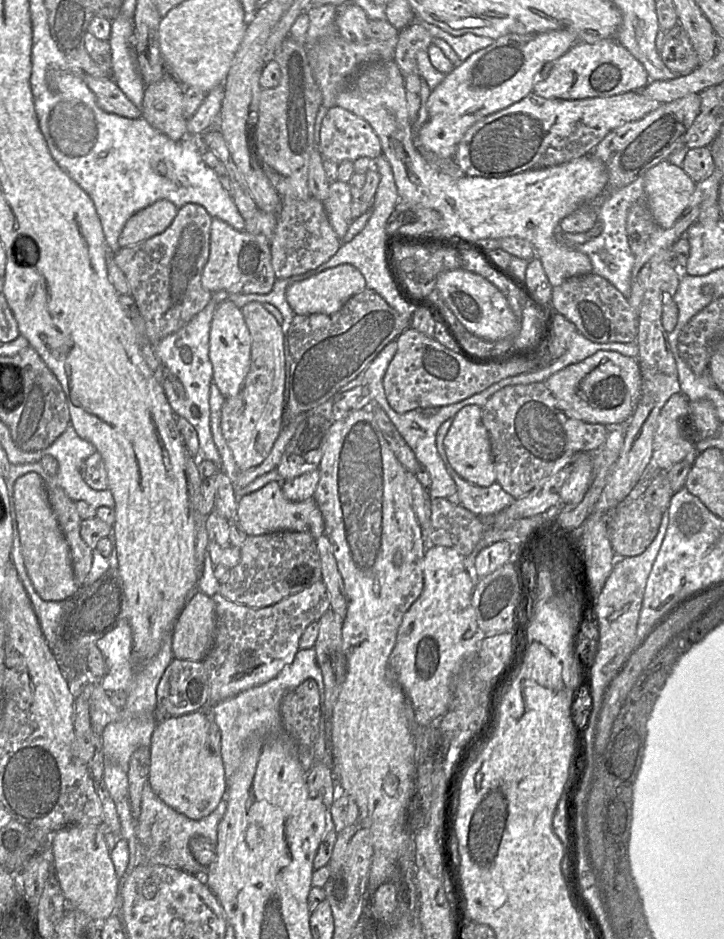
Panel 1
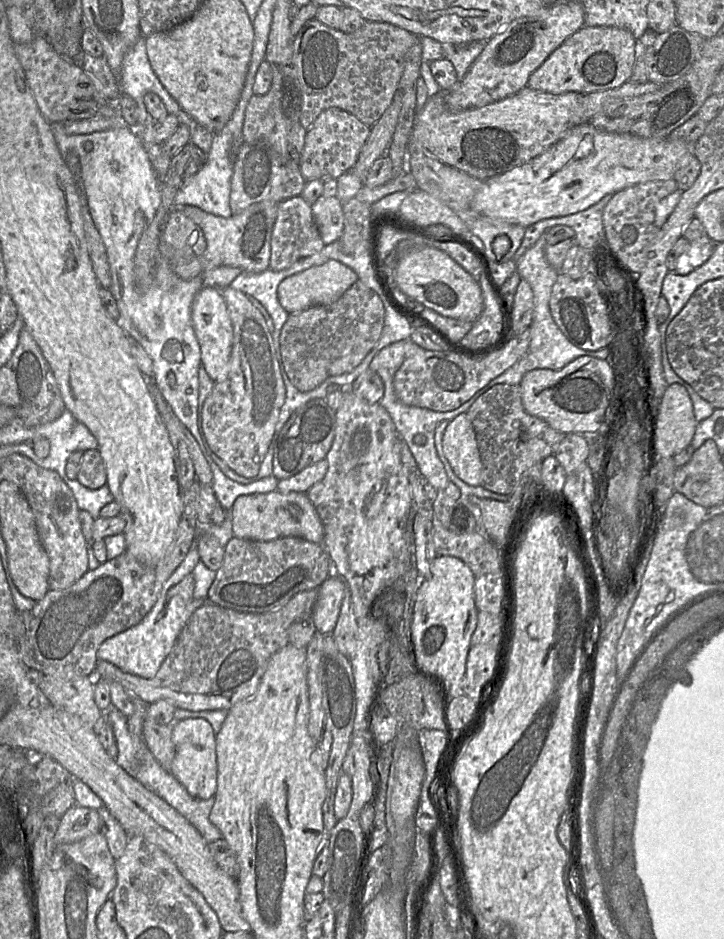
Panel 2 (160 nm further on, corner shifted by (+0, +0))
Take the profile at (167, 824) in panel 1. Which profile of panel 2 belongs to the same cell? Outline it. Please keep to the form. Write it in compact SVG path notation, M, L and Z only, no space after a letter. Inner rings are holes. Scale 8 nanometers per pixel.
M112 703L109 707L107 719L113 729L117 743L118 753L115 760L119 766L147 789L175 808L199 831L207 843L223 838L219 829L213 825L209 819L212 807L215 803L215 796L208 799L192 797L177 779L158 763L152 752L147 748L143 737L131 737L127 727L127 716L113 706Z

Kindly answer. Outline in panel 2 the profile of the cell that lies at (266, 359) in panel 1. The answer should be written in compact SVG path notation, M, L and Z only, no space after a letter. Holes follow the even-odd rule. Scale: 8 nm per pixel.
M230 286L224 287L220 289L222 296L225 300L228 313L231 319L232 327L233 327L233 343L232 343L232 351L229 361L229 368L227 372L227 376L223 381L217 381L214 383L214 387L210 393L210 395L204 401L204 405L201 412L201 424L204 431L205 439L210 447L210 449L219 456L233 471L237 474L244 477L254 477L259 472L261 463L268 451L271 439L274 434L275 426L278 421L280 410L284 405L286 398L286 388L284 385L284 381L282 378L282 374L280 371L280 367L278 364L278 360L275 354L275 348L273 344L273 338L268 326L266 324L265 318L261 314L261 312L253 306L253 304L247 298L247 295L241 291L235 290Z

